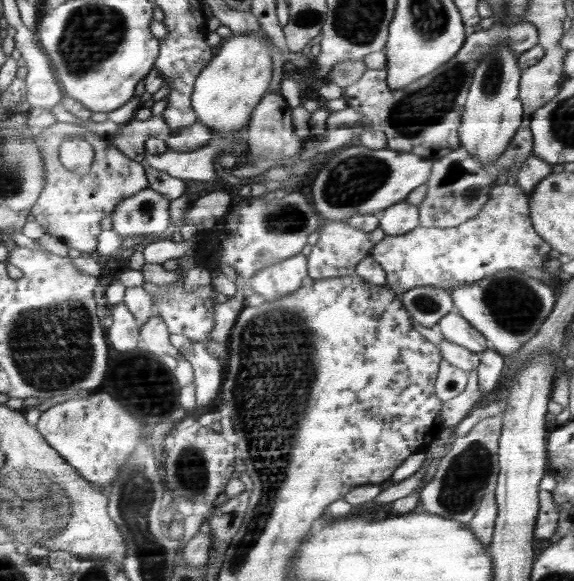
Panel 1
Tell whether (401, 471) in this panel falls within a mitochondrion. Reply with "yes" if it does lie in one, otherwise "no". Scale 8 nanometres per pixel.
no

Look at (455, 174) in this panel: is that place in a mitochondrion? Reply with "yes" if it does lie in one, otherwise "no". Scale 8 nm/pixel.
yes

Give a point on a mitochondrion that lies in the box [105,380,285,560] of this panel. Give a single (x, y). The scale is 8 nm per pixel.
(191, 469)

